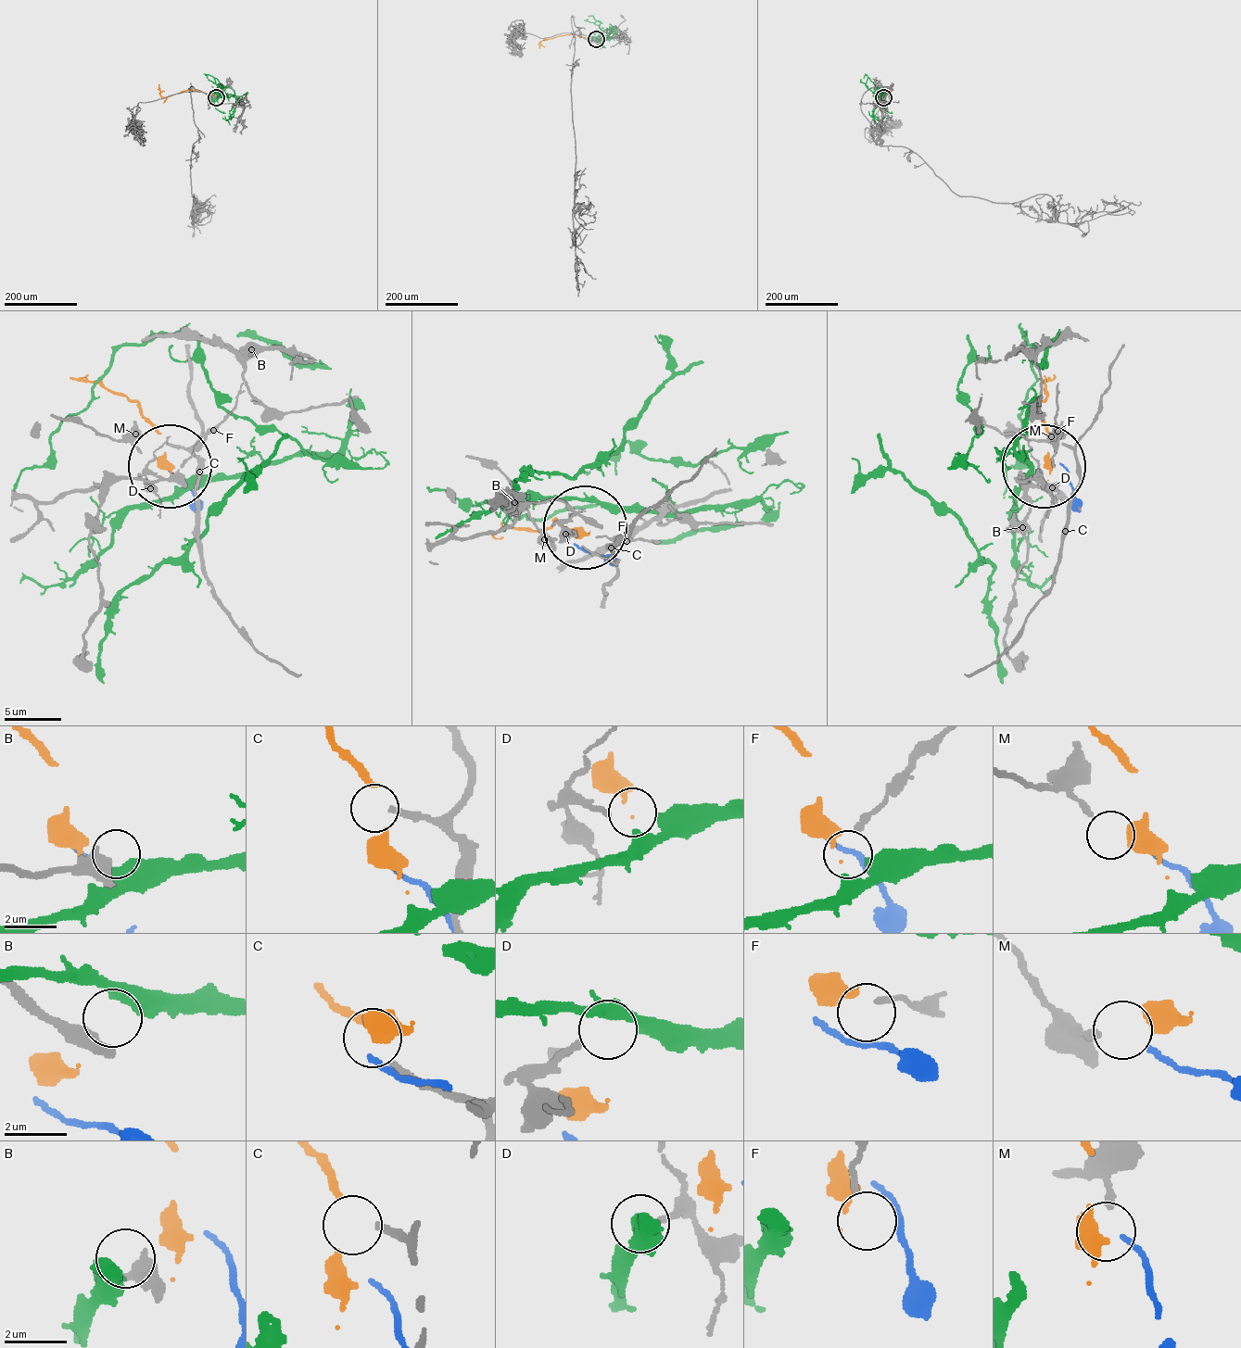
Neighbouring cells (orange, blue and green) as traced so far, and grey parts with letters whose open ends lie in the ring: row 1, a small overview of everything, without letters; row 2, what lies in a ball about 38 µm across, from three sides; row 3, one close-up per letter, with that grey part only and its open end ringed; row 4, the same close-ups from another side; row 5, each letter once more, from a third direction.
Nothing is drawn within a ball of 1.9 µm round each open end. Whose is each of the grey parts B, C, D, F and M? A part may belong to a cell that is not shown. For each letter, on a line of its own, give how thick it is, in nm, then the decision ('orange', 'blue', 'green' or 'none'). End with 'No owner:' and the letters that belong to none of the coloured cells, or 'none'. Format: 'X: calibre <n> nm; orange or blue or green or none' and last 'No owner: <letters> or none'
B: calibre 700 nm; none
C: calibre 240 nm; orange
D: calibre 200 nm; green
F: calibre 190 nm; none
M: calibre 240 nm; blue
No owner: B, F

